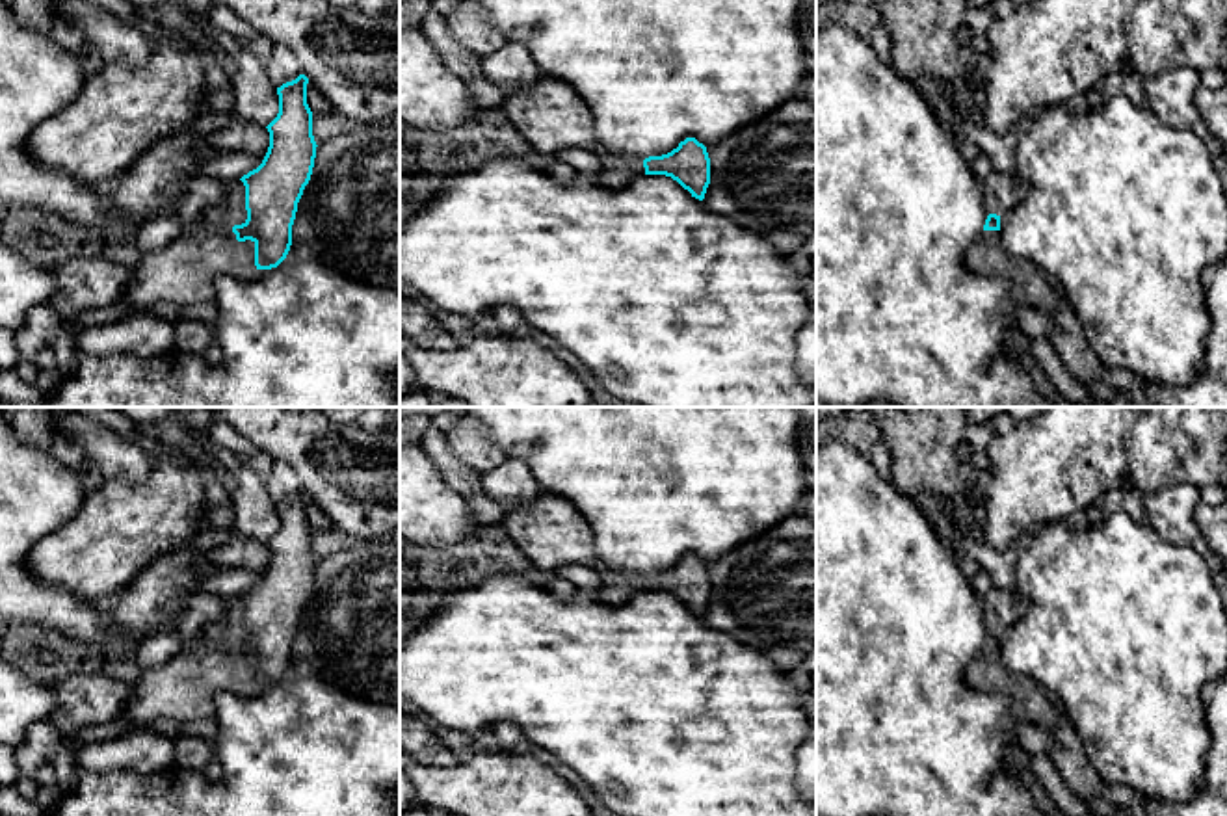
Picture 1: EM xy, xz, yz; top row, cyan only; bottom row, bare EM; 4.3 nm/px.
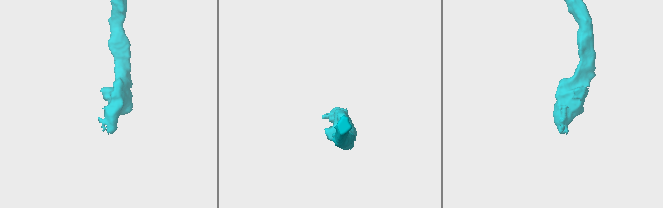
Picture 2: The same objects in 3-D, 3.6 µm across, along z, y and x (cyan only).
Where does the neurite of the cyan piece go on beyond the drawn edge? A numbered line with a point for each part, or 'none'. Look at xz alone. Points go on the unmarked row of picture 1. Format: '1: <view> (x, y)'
1: xz (618, 588)

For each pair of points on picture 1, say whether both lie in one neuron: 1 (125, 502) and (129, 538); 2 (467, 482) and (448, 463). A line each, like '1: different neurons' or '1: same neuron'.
1: same neuron
2: same neuron

